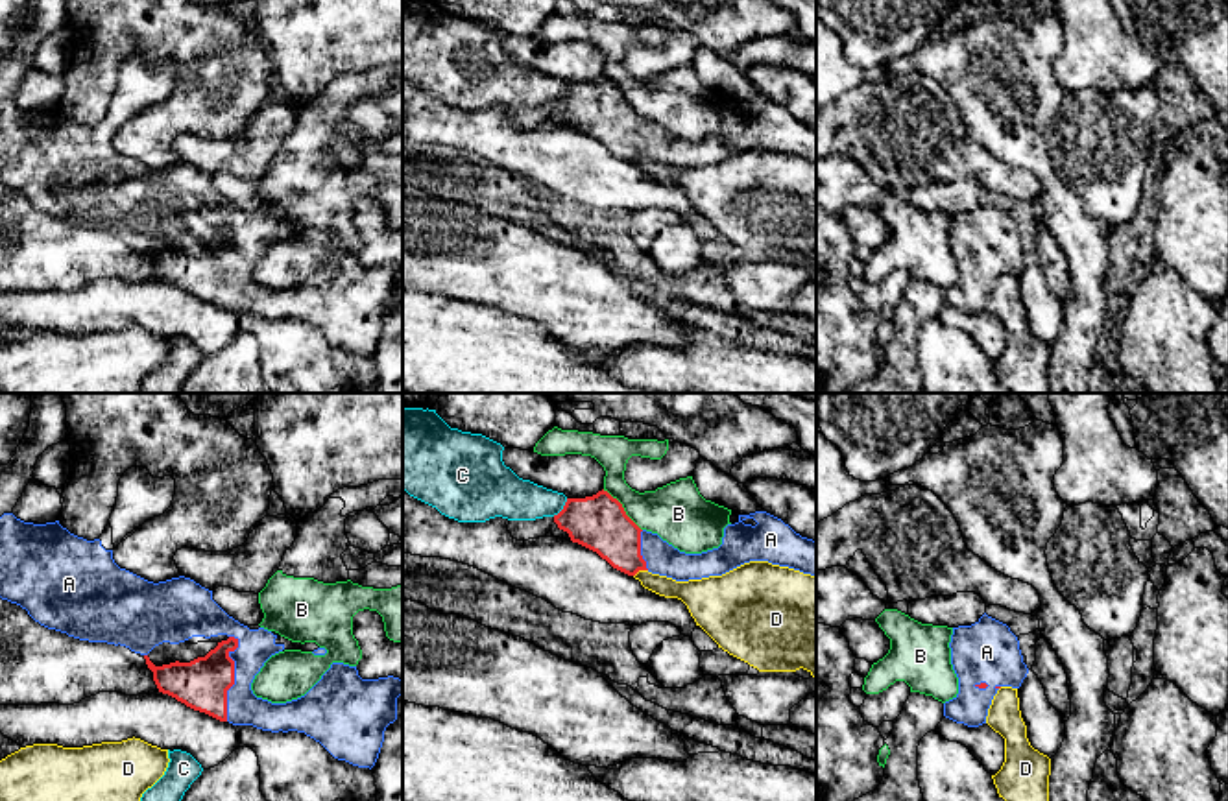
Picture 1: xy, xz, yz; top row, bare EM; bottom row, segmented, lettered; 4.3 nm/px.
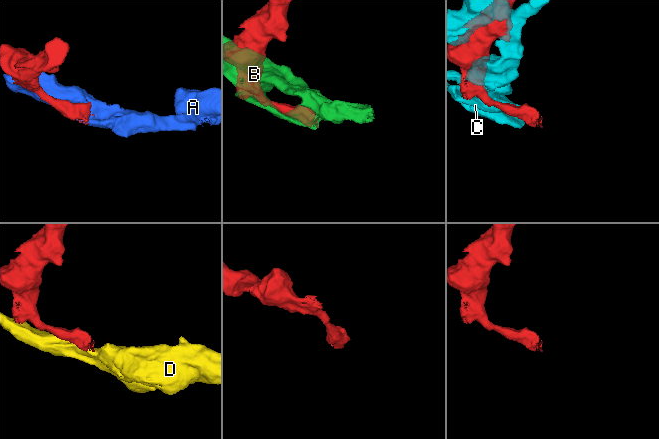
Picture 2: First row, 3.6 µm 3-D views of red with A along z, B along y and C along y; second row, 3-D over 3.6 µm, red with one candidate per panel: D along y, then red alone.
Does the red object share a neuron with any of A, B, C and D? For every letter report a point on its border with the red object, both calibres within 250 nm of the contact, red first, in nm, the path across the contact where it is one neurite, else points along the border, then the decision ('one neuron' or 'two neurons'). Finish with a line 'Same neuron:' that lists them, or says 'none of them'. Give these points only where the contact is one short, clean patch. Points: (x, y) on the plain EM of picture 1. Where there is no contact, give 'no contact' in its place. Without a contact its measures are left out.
A: contact xy (233, 264); calibres 220 and 160 nm; one neuron
B: contact xz (623, 95); calibres 240 and 260 nm; border xz (602, 76), (621, 91), (625, 100), (641, 117); two neurons
C: contact xz (564, 95); calibres 240 and 190 nm; two neurons
D: contact xz (639, 155); calibres 220 and 110 nm; two neurons
Same neuron: A

